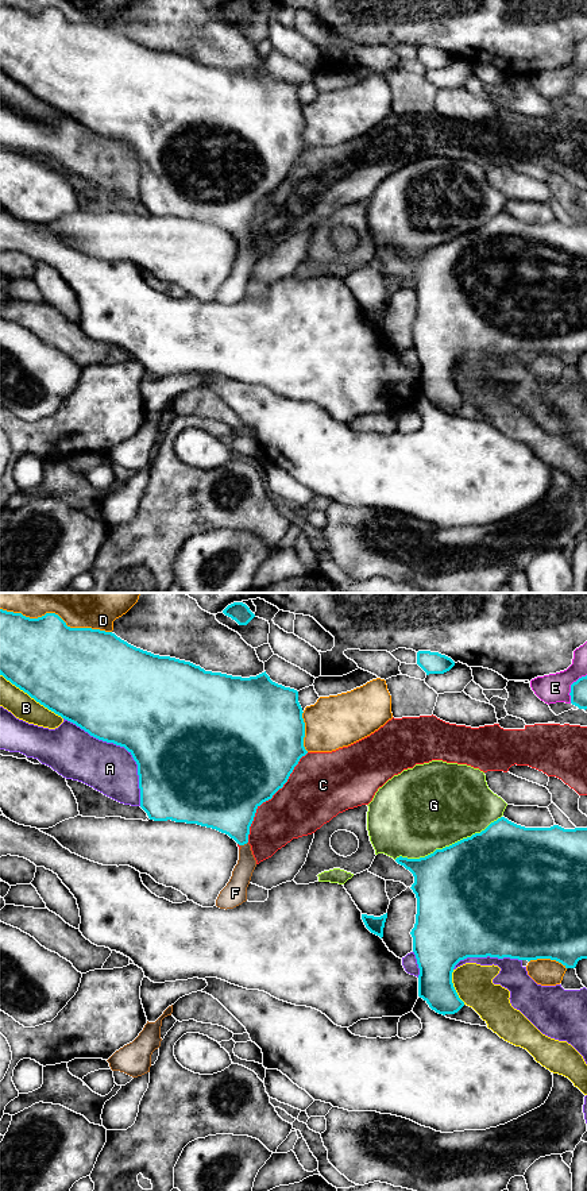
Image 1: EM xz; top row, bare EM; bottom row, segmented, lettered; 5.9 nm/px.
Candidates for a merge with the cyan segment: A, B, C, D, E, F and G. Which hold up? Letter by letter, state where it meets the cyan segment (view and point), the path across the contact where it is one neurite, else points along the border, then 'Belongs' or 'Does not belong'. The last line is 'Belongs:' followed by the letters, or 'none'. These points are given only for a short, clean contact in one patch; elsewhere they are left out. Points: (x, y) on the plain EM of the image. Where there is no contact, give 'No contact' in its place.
A: Touches cyan at xz (123, 141). Does not belong
B: Touches cyan at xz (31, 92). Does not belong
C: Touches cyan at xz (270, 193). Does not belong
D: Touches cyan at xz (54, 8). Does not belong
E: Touches cyan at xz (571, 81). Does not belong
F: Touches cyan at xz (243, 239). Path across: xz (228, 200), (243, 239), (244, 263), (242, 269). Belongs
G: Touches cyan at xz (447, 242). Does not belong
Belongs: F

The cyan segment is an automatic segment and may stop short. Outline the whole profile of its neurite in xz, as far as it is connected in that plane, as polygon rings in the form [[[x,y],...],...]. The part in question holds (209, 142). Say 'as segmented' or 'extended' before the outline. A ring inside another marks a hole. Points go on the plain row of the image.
extended | [[[3,4],[0,70],[90,131],[124,142],[138,159],[140,203],[150,215],[197,219],[233,234],[240,240],[239,255],[216,301],[227,305],[247,296],[247,282],[256,262],[248,239],[256,204],[283,182],[300,154],[308,149],[297,85],[273,77],[266,66],[250,73],[232,72],[205,66],[190,57],[154,50],[112,27],[70,23],[55,8],[30,14]]]

